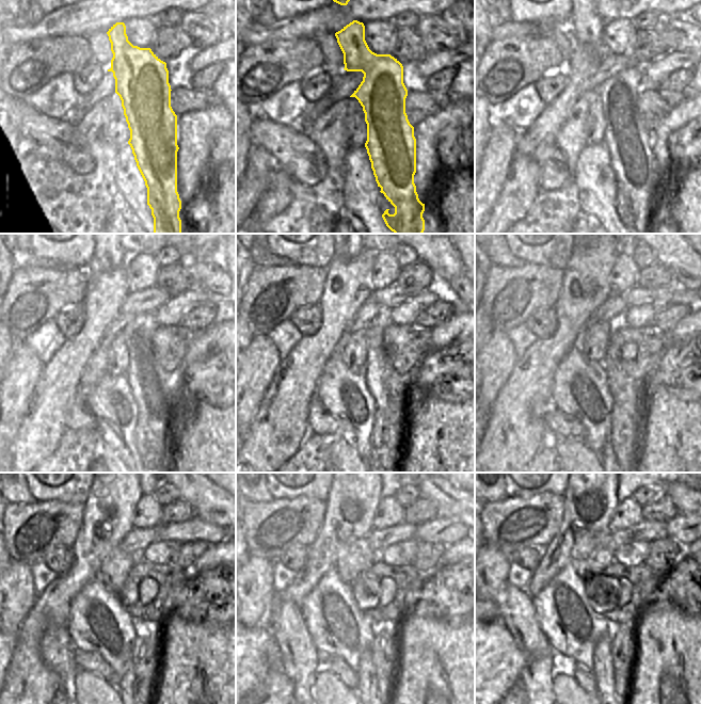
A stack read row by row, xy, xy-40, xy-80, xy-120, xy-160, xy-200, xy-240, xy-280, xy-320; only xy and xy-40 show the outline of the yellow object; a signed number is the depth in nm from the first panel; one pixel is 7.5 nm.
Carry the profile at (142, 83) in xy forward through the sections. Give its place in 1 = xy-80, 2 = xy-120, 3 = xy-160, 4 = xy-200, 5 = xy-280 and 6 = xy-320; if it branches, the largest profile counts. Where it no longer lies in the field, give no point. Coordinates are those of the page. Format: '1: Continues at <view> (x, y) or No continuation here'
1: Continues at xy-80 (635, 166)
2: Continues at xy-120 (147, 380)
3: Continues at xy-160 (387, 387)
4: Continues at xy-200 (630, 394)
5: Continues at xy-280 (378, 627)
6: Continues at xy-320 (612, 626).

